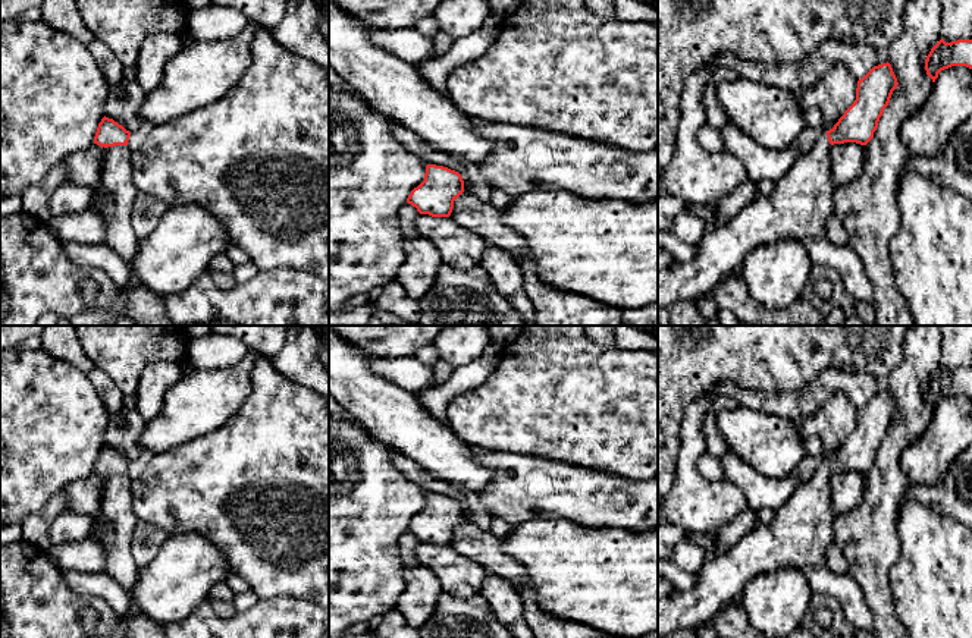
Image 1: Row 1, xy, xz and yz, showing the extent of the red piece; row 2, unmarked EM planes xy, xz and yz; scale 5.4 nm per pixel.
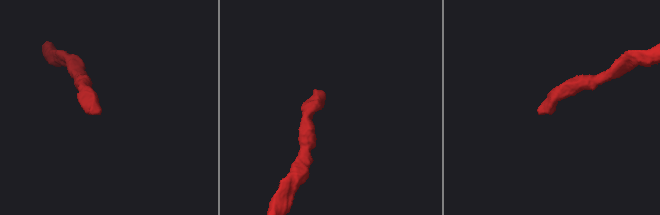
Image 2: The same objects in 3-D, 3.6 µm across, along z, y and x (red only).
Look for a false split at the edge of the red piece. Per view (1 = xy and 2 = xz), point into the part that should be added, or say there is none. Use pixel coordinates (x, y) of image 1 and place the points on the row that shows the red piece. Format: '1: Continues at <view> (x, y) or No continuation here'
1: Continues at xy (115, 181)
2: No continuation here

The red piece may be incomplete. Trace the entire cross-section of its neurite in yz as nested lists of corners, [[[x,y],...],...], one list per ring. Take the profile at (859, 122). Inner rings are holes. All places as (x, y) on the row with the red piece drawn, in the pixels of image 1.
[[[888,62],[874,66],[859,79],[855,103],[833,129],[824,131],[818,142],[797,158],[775,183],[771,194],[758,197],[722,226],[706,230],[699,243],[699,252],[692,261],[658,270],[658,309],[678,301],[697,301],[727,274],[739,270],[746,257],[761,245],[775,243],[786,238],[825,236],[827,220],[834,214],[833,194],[837,188],[831,177],[830,148],[844,142],[866,145],[874,138],[879,117],[897,85],[897,78]]]

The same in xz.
[[[427,164],[424,180],[411,191],[407,202],[420,214],[449,217],[454,201],[464,192],[461,175],[443,166]]]

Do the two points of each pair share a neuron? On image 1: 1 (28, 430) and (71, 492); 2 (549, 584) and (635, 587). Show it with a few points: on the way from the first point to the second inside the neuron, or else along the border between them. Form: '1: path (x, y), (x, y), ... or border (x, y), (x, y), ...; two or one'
1: border (93, 471), (85, 477), (72, 480), (59, 493); two
2: path (570, 584), (614, 584); one

